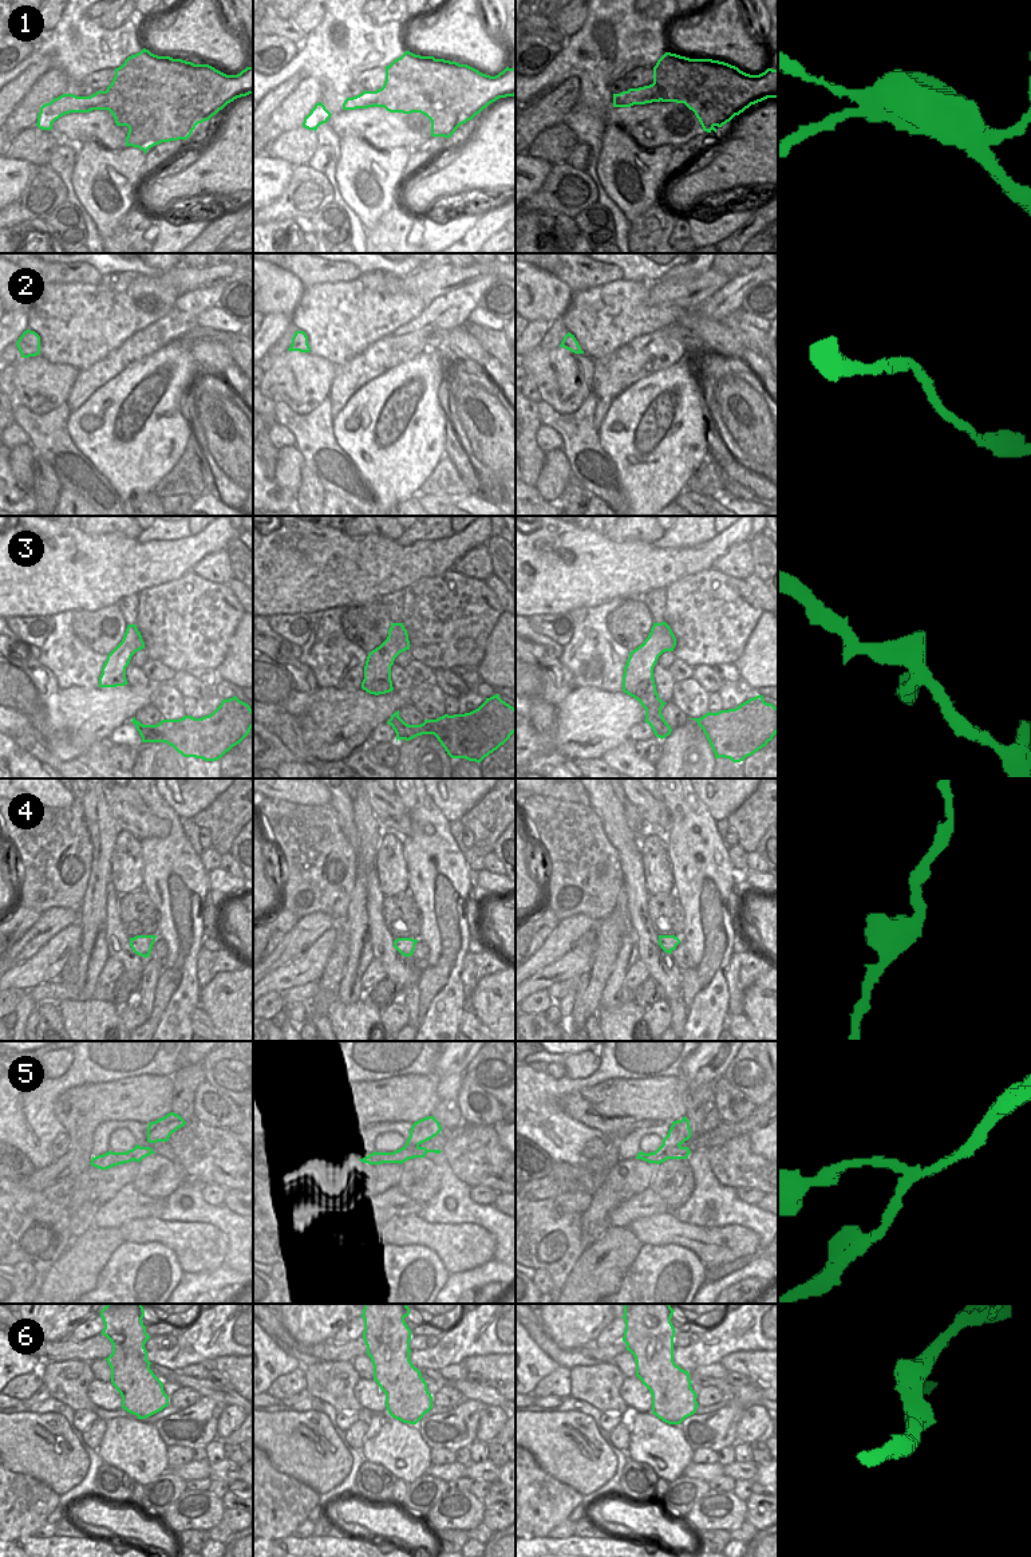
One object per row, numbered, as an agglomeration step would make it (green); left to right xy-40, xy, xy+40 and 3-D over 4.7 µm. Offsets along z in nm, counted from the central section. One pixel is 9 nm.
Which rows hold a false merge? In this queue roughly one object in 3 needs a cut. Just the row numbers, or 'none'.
1, 5, 6

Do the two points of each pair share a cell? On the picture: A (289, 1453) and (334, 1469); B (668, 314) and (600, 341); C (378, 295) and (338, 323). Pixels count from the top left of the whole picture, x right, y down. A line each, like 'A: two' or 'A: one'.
A: one
B: one
C: one

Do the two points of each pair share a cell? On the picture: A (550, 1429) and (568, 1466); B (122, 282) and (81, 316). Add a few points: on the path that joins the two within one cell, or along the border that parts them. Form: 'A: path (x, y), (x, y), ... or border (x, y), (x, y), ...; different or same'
A: path (556, 1438), (568, 1450), (568, 1457); same
B: path (111, 292), (91, 312); same

